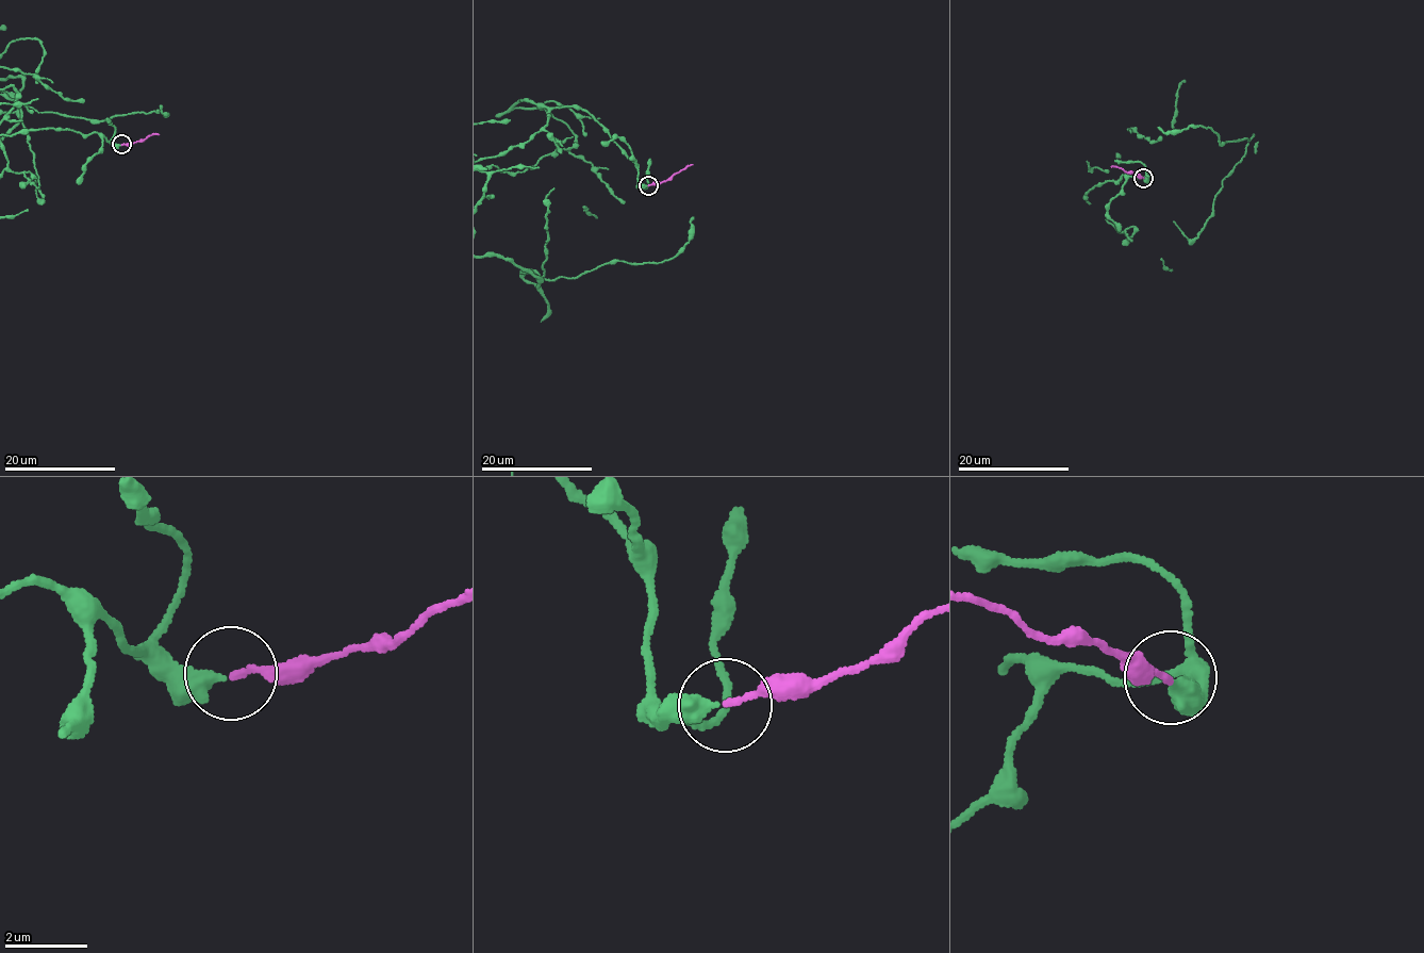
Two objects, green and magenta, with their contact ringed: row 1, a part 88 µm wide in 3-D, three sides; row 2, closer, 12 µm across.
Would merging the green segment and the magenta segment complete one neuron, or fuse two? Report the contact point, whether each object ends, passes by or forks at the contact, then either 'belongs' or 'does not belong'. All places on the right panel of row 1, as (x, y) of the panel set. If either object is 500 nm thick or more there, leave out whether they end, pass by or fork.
at (1143, 178); green ends there; magenta ends there; belongs

